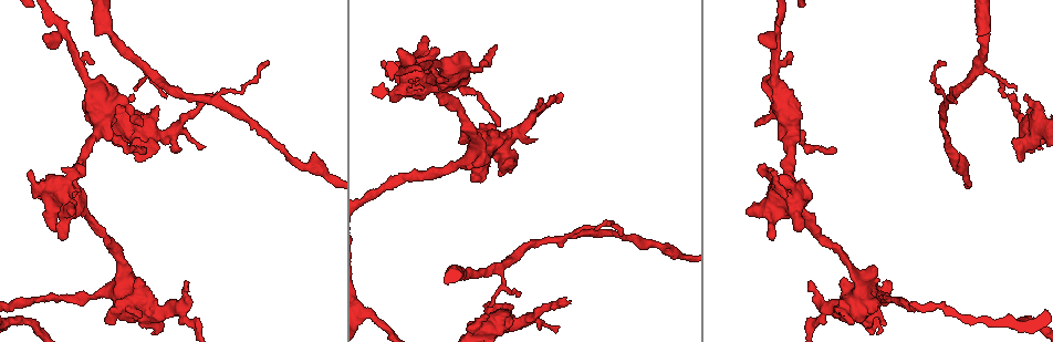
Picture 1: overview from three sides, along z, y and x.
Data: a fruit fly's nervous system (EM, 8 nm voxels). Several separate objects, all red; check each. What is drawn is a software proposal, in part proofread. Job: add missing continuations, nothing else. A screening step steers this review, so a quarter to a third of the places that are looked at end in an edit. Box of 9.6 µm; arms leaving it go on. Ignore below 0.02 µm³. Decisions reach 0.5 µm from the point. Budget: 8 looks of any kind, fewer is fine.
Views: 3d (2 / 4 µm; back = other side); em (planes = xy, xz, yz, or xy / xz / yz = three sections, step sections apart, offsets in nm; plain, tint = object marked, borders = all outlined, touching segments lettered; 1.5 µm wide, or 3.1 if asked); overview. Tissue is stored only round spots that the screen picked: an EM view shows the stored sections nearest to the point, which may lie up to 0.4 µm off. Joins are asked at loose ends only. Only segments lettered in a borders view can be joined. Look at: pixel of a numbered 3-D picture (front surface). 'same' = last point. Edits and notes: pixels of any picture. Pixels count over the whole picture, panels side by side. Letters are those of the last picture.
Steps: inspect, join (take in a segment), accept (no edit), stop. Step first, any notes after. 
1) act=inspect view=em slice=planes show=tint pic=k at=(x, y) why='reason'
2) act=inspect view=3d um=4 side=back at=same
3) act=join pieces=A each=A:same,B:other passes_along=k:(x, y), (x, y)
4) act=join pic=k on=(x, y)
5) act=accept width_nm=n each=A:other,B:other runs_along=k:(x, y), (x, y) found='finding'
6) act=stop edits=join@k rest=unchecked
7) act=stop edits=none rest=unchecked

act=inspect view=3d um=2 pic=1 at=(758, 38) why='tapers out'

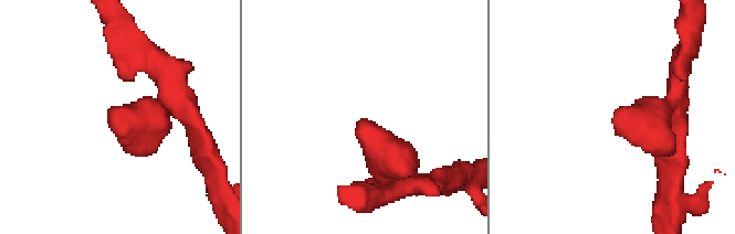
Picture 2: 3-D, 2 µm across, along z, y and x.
act=inspect view=em slice=xz step=8 show=borders pic=2 at=(362, 119) why='need the tissue'

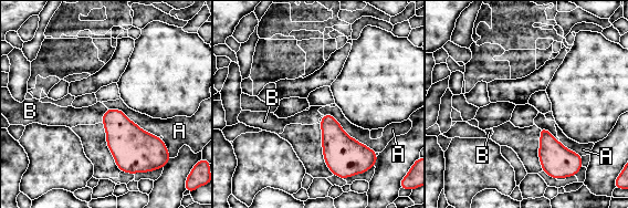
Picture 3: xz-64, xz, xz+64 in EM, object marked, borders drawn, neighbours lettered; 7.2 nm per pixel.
act=accept each=A:other,B:other border=3:(107, 108), (102, 121) found='none of them fits'

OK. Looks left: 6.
act=inspect view=em slice=yz step=8 show=borders pic=1 at=(772, 173) why='an open end'

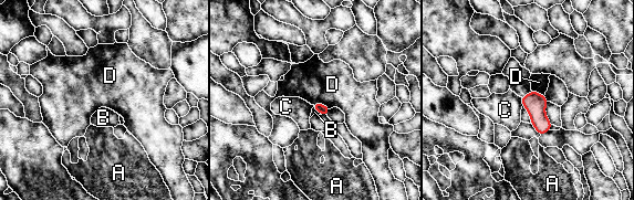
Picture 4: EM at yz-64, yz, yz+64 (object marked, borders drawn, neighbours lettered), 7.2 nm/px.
act=inspect view=em slice=planes show=borders at=same why='another direction'

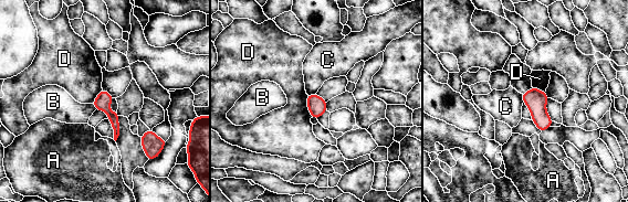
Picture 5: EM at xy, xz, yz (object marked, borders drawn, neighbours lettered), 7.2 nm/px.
act=accept width_nm=110 each=A:other,B:other,C:other,D:other border=5:(315, 93), (307, 95) found='none of them fits'

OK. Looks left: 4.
act=inspect view=em slice=xz step=4 show=borders pic=1 at=(568, 302)

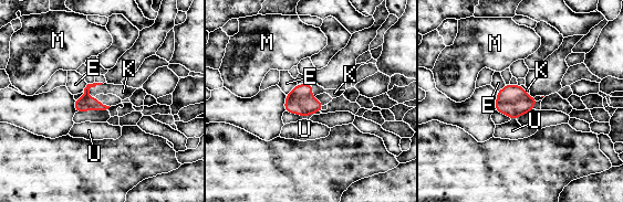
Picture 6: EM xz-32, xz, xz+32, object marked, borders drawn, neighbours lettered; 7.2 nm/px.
act=inspect view=em slice=planes show=borders at=same

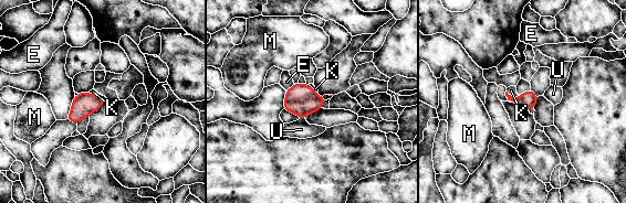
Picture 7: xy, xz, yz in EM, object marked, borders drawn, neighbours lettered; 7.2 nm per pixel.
act=join pieces=K width_nm=130 each=E:other,K:same,M:other,U:other passes_along=7:(528, 100), (511, 96), (511, 91) found='it goes on there'

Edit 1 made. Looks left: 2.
act=stop edits=join@7 rest=unchecked

